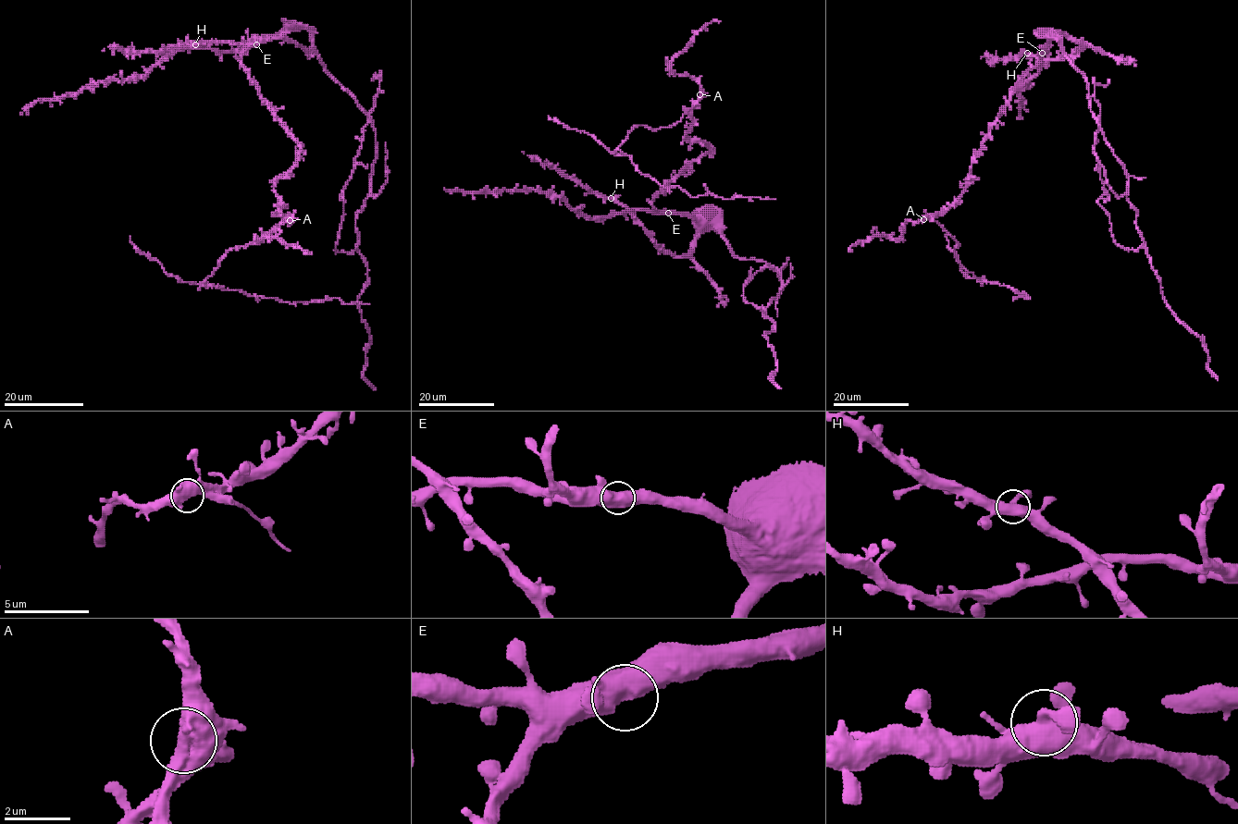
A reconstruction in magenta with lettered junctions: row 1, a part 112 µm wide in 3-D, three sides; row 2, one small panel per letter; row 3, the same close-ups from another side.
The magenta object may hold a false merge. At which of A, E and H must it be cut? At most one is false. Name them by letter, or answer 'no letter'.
A

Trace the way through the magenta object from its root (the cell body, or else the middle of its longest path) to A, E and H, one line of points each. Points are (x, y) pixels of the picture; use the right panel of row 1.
A: (1028, 70), (974, 156), (964, 191), (947, 208), (923, 220)
E: (1028, 70), (1037, 64), (1042, 53)
H: (1028, 70), (1058, 33), (1076, 38), (1084, 46), (1071, 56), (1054, 59), (1039, 59), (1027, 53)

